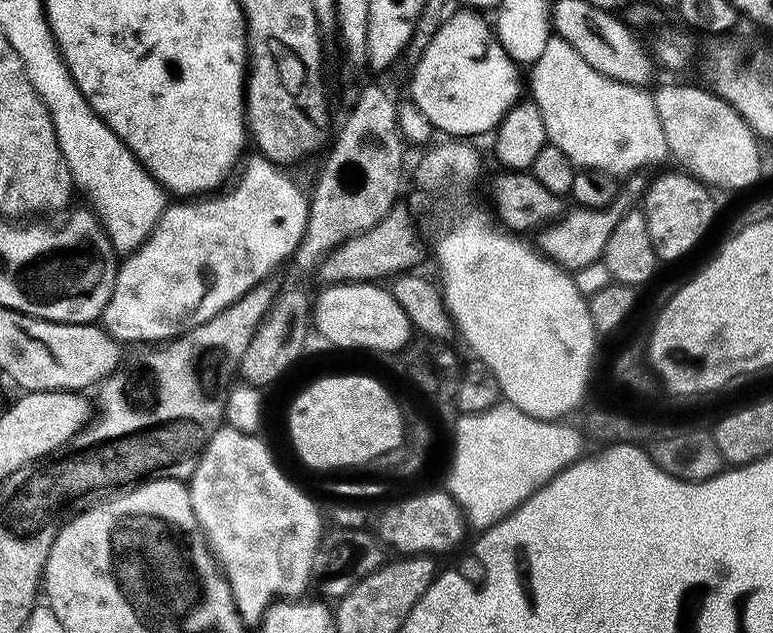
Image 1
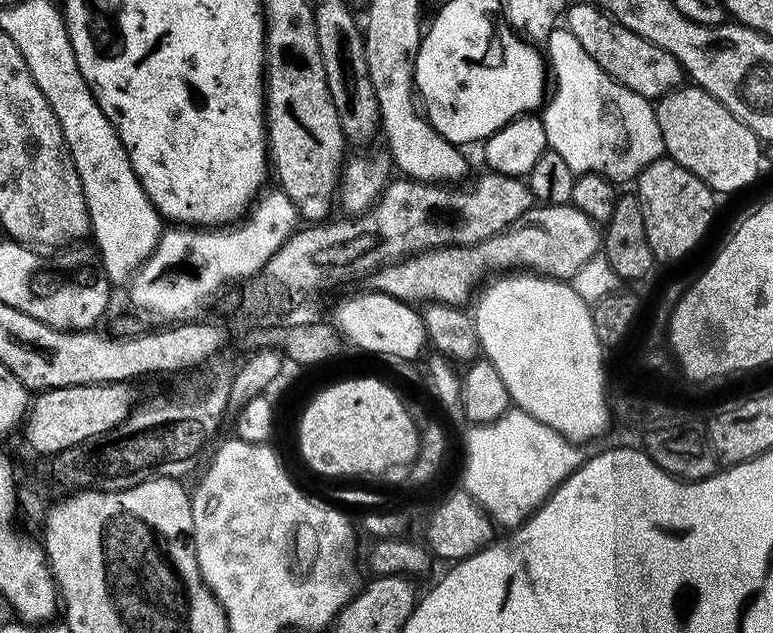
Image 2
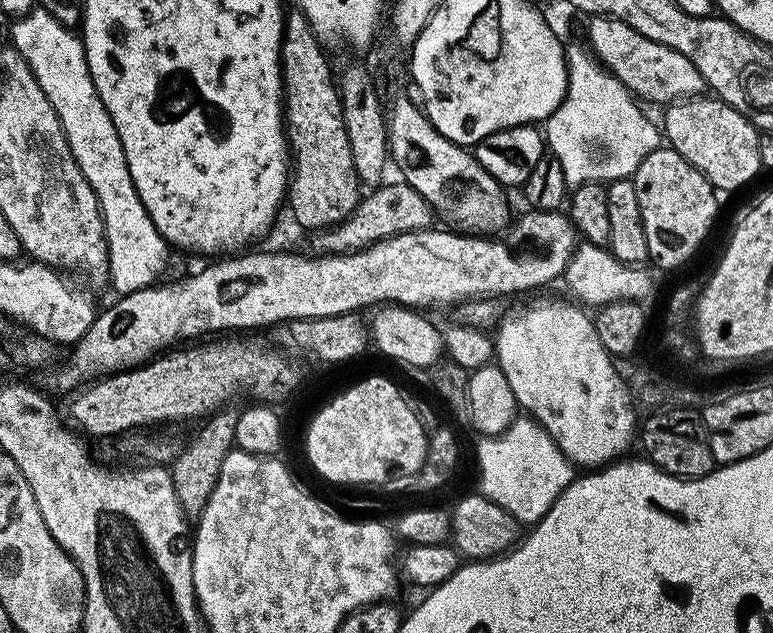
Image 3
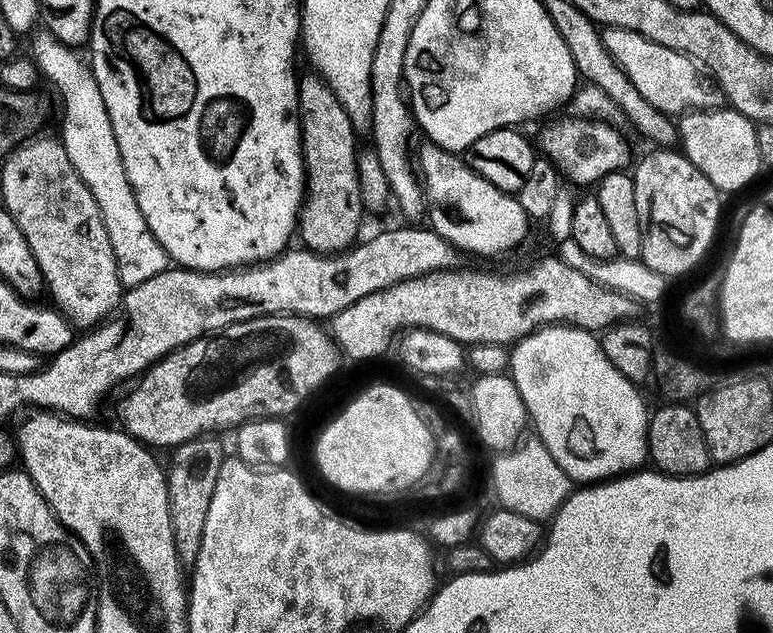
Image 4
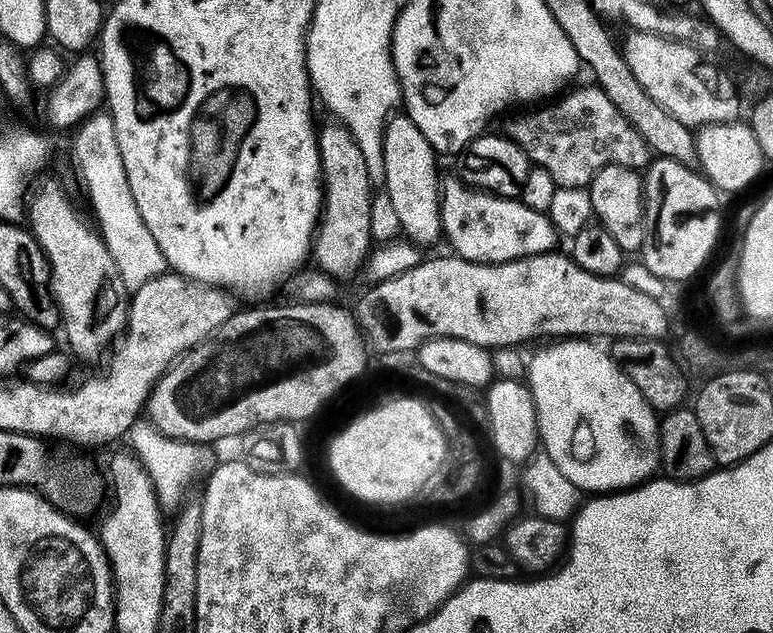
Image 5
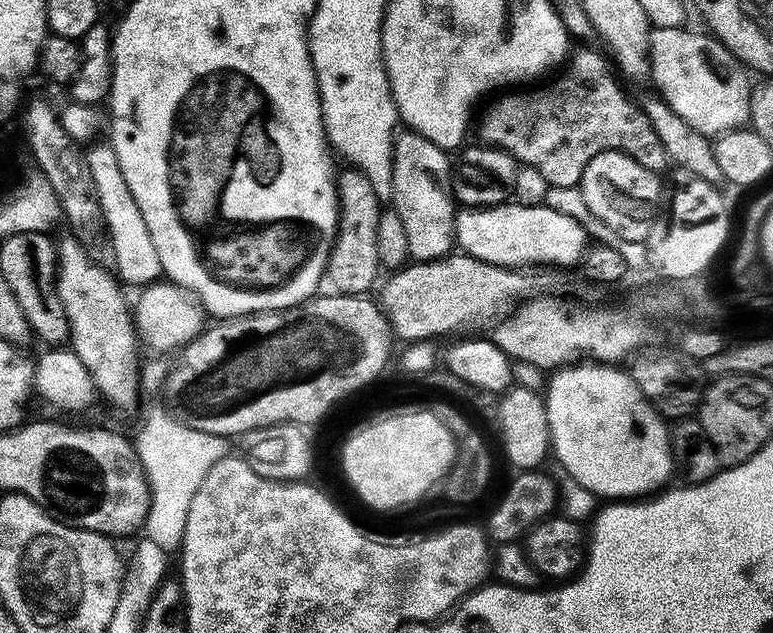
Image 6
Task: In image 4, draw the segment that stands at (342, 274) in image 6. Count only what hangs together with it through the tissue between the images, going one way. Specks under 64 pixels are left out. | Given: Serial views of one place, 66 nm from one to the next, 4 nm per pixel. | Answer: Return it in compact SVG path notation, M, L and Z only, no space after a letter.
M318 74L312 76L301 75L300 86L300 141L304 151L304 174L306 187L304 189L304 202L300 205L298 217L298 236L304 239L303 247L310 252L321 254L339 254L355 245L360 232L360 223L366 219L362 190L358 182L358 162L356 154L357 125L353 124L350 114L338 102L334 90Z

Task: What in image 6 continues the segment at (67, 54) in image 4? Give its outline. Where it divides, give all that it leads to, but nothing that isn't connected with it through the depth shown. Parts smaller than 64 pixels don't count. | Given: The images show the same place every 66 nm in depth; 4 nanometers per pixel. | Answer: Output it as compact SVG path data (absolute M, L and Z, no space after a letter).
M111 143L95 144L87 149L86 157L98 192L98 202L101 203L102 214L105 216L108 236L114 248L115 275L125 285L147 286L159 281L162 276L158 252L150 242L150 232L146 230L146 222L142 219L142 210L138 210L138 202L134 202L134 194L130 194L130 186L126 186L126 178L122 178L122 166L118 166L118 158L114 154Z

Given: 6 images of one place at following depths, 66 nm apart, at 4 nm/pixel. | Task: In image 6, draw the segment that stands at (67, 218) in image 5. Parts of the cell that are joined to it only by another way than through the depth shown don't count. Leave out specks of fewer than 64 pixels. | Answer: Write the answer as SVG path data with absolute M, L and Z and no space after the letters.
M71 234L59 241L56 293L66 310L70 349L86 366L95 391L101 397L104 395L116 408L132 408L142 396L142 359L136 354L138 337L134 316L129 301L128 304L124 301L123 290L117 277L109 269L92 262Z

